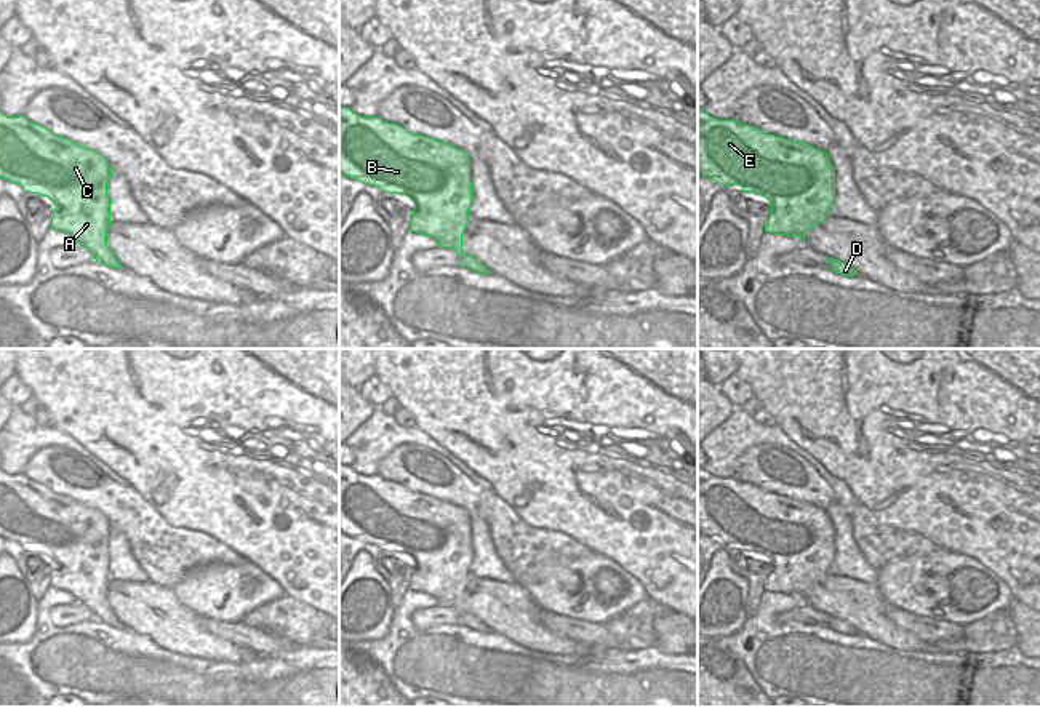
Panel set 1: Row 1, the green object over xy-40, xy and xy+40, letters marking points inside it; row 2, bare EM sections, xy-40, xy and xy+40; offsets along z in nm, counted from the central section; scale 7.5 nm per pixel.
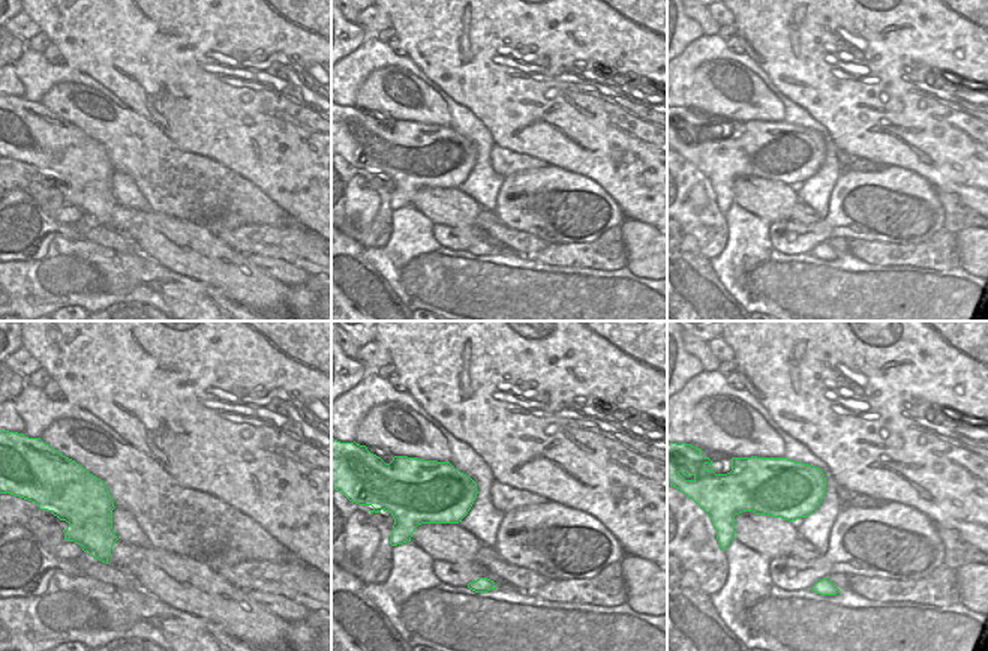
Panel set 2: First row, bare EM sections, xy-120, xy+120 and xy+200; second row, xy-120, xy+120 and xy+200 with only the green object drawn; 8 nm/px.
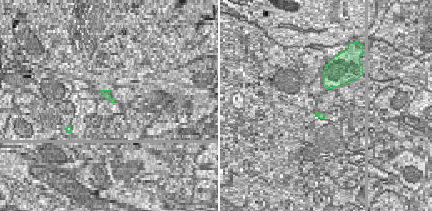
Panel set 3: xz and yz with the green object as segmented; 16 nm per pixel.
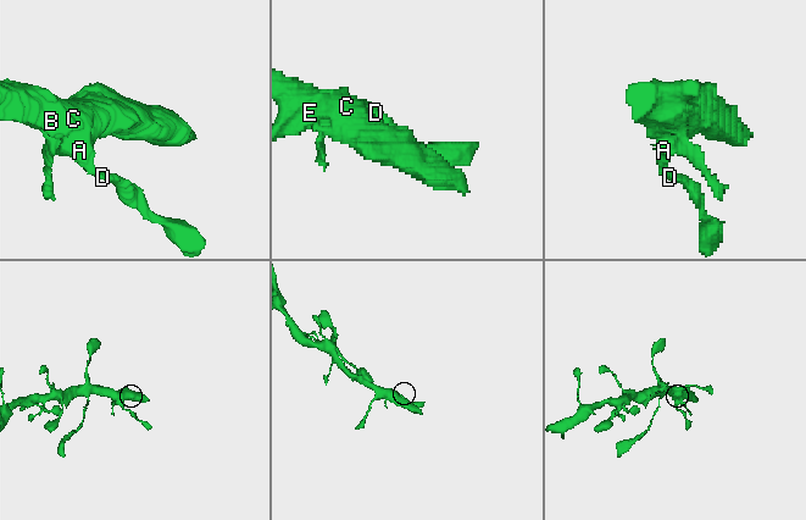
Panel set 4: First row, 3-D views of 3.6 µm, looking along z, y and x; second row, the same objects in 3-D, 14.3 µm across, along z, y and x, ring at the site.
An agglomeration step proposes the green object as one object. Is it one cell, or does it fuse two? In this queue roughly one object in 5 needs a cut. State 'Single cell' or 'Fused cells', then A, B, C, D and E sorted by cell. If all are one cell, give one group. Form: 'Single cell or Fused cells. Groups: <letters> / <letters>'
Single cell. Groups: A B C D E.

